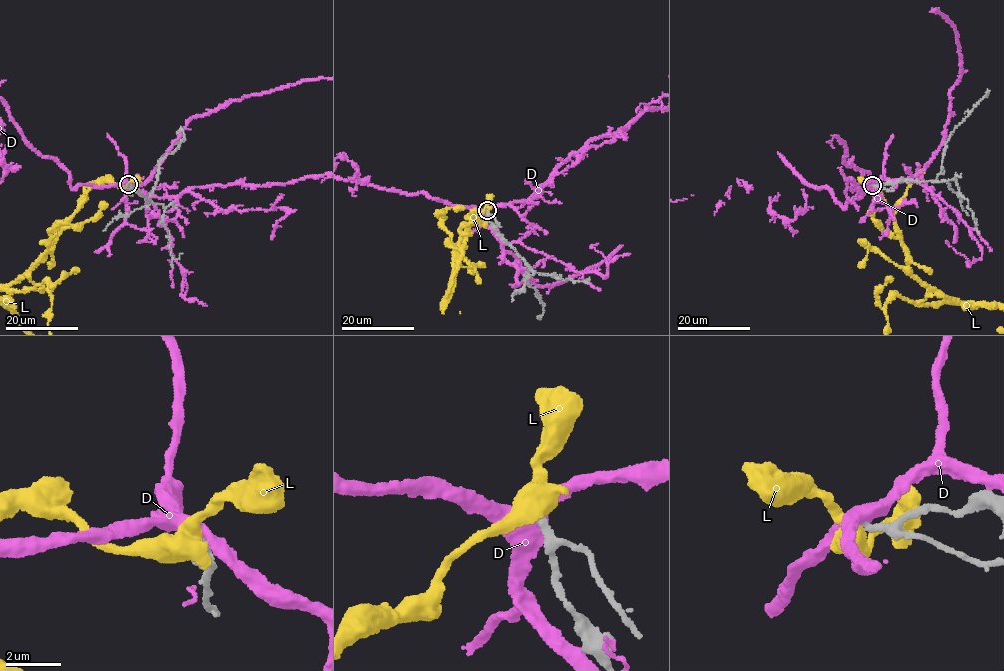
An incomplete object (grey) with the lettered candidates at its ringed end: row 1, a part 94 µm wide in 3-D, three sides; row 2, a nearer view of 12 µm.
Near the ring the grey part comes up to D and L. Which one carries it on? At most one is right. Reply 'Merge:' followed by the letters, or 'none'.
Merge: none

